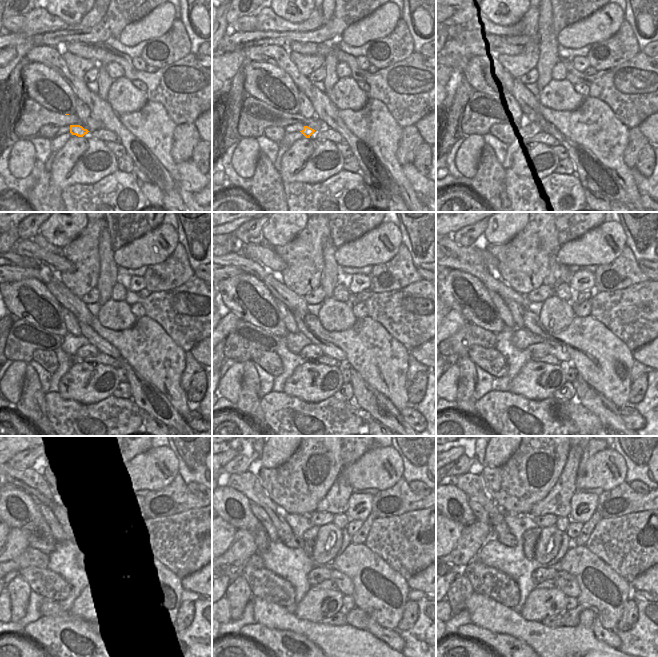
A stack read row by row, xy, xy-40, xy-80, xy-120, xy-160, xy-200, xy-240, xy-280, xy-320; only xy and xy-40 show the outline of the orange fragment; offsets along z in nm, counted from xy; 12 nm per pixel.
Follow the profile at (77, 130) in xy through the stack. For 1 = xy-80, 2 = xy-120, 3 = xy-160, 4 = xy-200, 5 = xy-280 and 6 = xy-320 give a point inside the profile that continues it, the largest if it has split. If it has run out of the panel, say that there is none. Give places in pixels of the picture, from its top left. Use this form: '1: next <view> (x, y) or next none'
1: next xy-80 (535, 127)
2: next xy-120 (87, 351)
3: next xy-160 (312, 351)
4: next xy-200 (539, 350)
5: next xy-280 (320, 573)
6: next xy-320 (541, 574)

